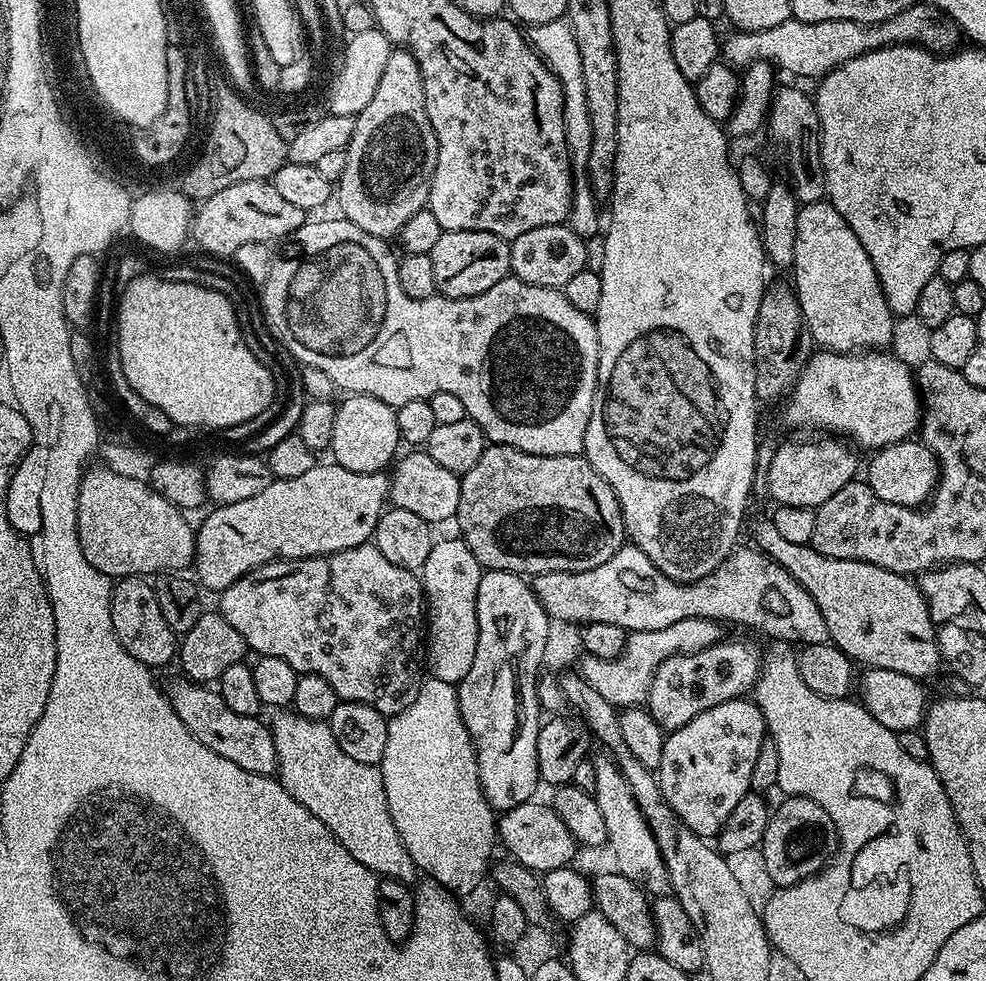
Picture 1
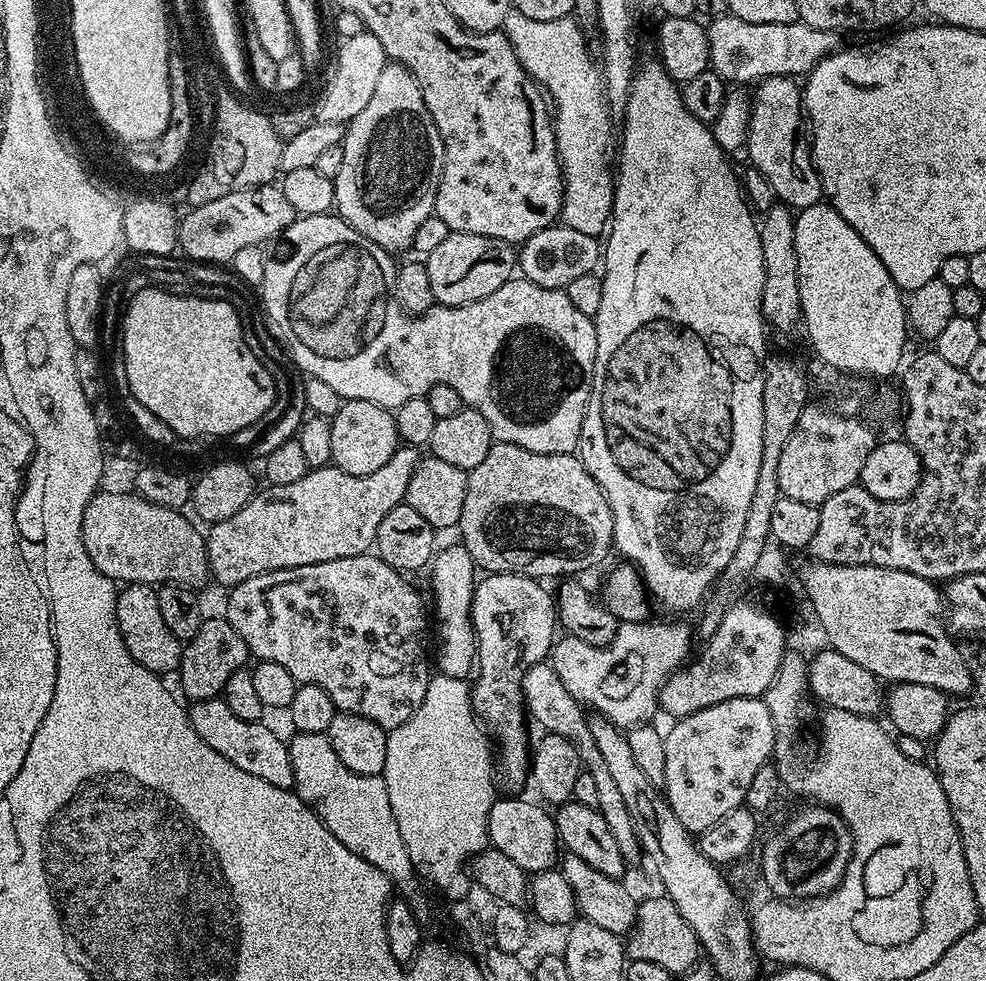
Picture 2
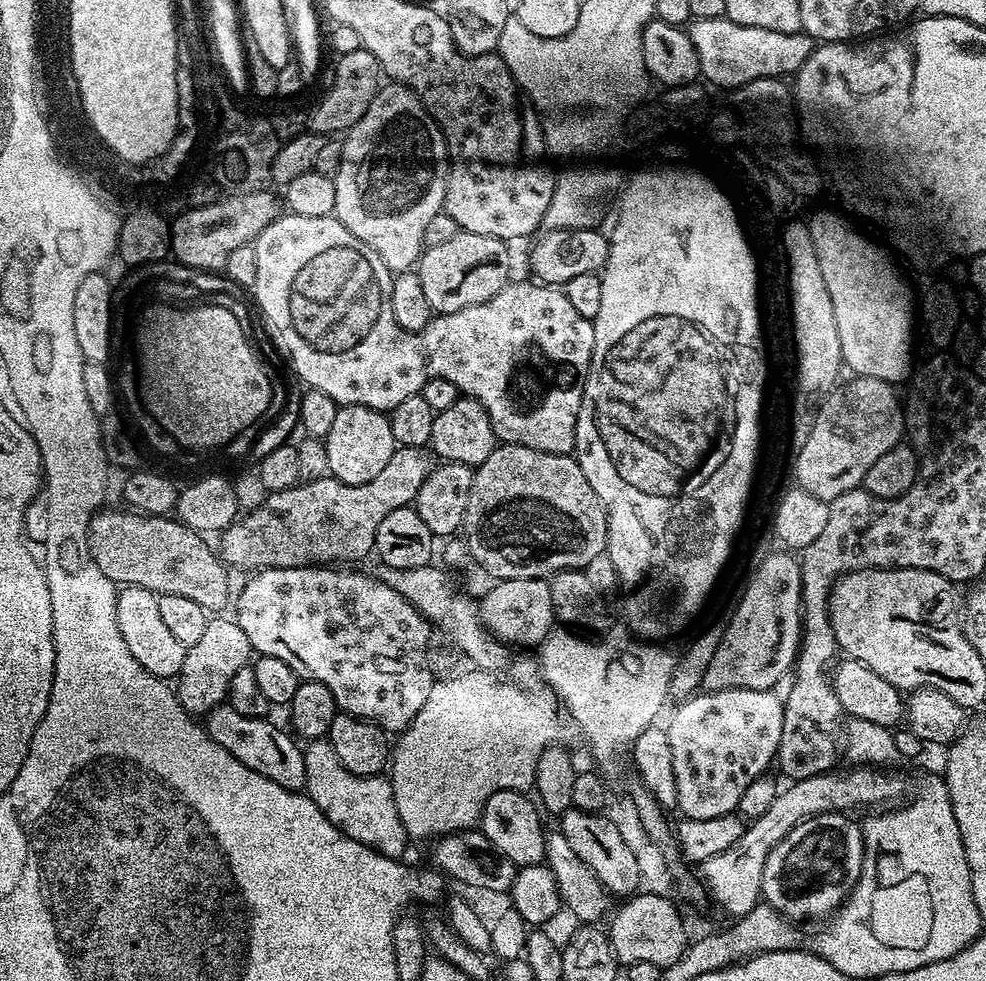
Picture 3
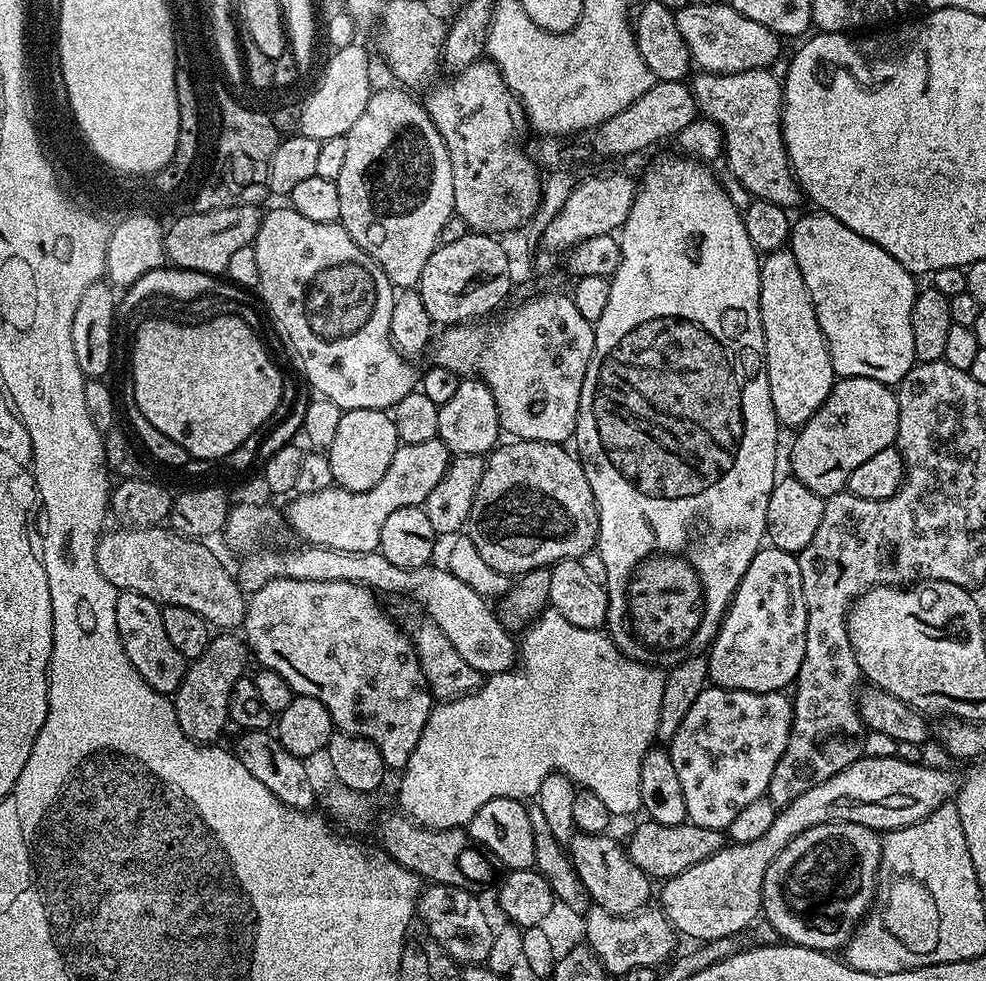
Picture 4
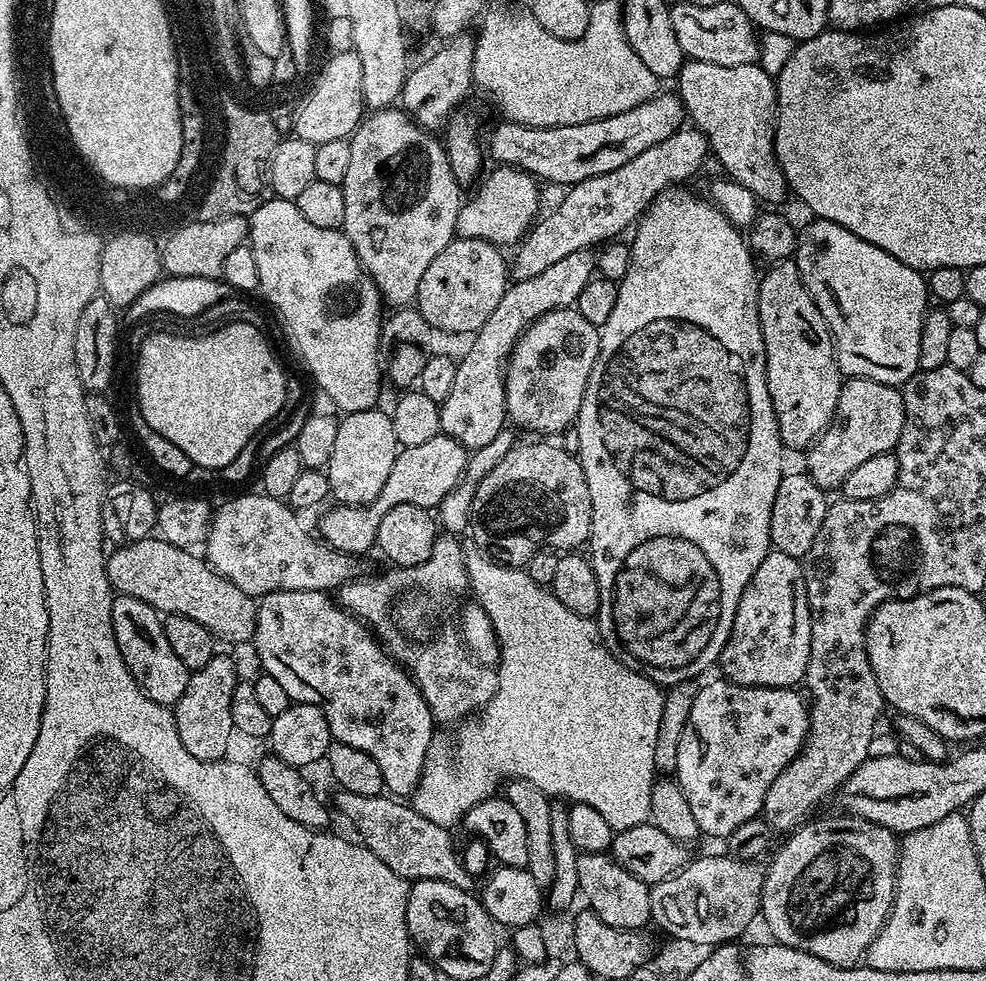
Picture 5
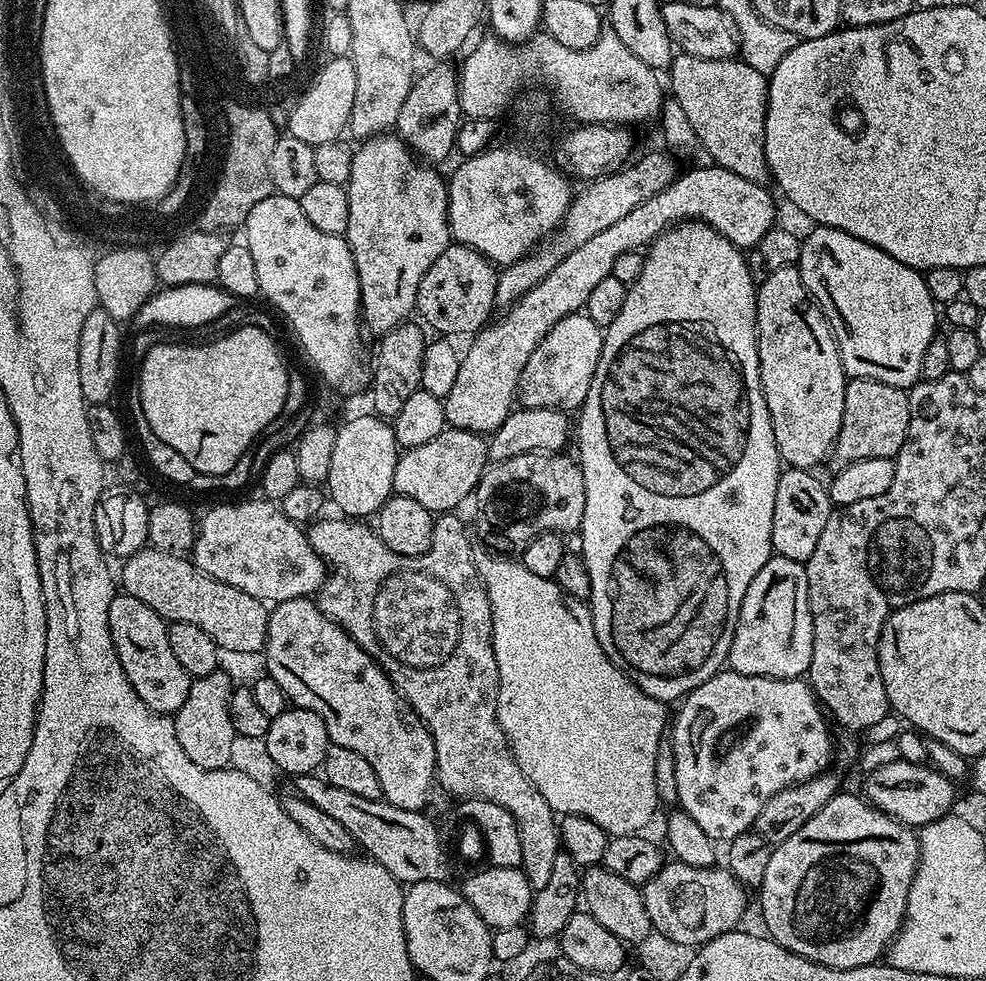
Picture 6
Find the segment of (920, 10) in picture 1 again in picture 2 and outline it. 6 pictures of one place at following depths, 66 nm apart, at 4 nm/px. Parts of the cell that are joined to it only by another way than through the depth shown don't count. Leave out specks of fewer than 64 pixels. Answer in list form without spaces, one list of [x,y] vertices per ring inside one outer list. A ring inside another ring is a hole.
[[[731,14],[715,17],[707,25],[711,71],[732,86],[748,86],[766,76],[807,76],[819,60],[841,51],[840,32],[814,30],[802,23],[746,22]]]

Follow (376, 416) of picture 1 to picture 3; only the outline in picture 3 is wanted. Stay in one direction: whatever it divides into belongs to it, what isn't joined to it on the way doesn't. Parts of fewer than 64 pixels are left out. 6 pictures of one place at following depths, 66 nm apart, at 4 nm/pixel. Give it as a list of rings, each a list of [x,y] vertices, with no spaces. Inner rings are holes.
[[[357,404],[337,407],[334,422],[328,435],[323,437],[326,446],[326,458],[330,458],[329,473],[347,484],[370,482],[384,469],[386,462],[398,447],[394,430],[390,430],[388,416],[379,408],[367,408]]]

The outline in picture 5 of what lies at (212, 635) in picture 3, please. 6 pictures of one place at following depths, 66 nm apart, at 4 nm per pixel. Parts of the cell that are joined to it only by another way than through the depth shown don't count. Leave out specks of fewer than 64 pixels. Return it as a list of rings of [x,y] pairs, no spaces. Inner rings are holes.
[[[217,654],[206,662],[206,666],[195,669],[186,682],[186,694],[178,698],[174,705],[178,738],[182,738],[182,746],[194,754],[199,760],[222,760],[229,755],[228,739],[234,736],[232,719],[230,718],[230,698],[234,694],[234,686],[238,683],[236,664],[228,656]]]

